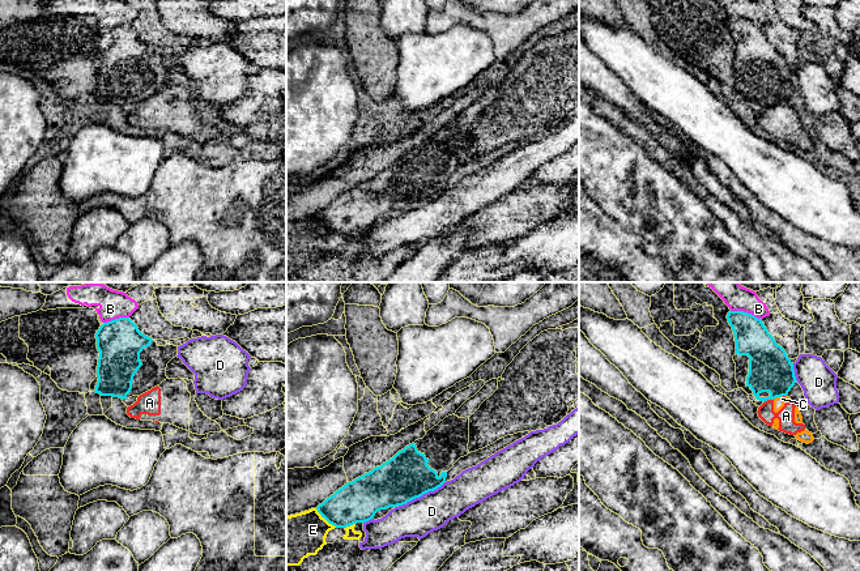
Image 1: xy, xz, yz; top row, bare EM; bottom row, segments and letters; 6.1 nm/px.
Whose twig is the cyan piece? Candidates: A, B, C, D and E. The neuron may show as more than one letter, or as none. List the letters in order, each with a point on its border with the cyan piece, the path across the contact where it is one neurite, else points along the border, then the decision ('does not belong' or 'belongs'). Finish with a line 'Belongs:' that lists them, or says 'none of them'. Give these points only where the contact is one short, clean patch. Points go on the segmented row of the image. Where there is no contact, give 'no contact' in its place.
A: meets cyan in yz at (767, 399); border along yz (773, 399), (767, 399), (763, 403); does not belong
B: meets cyan in yz at (746, 312); border along yz (731, 310), (743, 310), (761, 319); does not belong
C: meets cyan in yz at (777, 396); does not belong
D: meets cyan in xz at (421, 495); does not belong
E: meets cyan in xz at (326, 519); does not belong
Belongs: none of them

